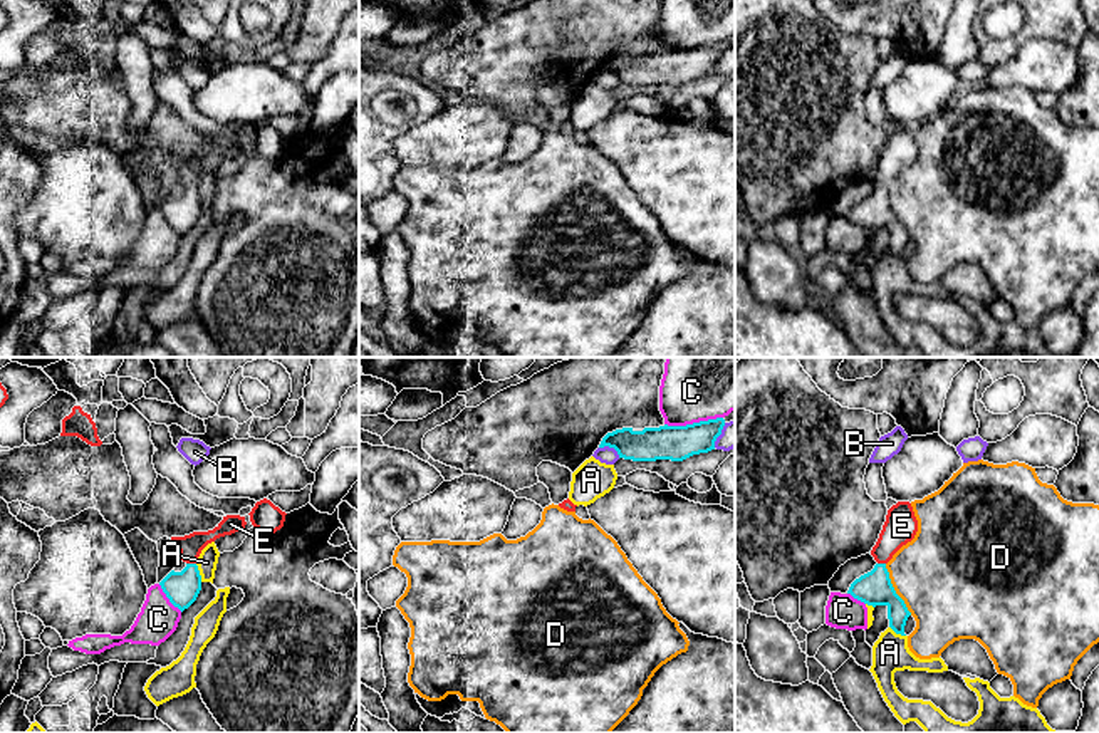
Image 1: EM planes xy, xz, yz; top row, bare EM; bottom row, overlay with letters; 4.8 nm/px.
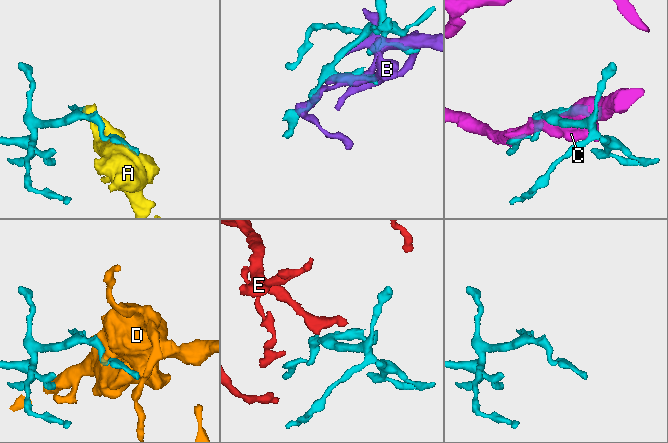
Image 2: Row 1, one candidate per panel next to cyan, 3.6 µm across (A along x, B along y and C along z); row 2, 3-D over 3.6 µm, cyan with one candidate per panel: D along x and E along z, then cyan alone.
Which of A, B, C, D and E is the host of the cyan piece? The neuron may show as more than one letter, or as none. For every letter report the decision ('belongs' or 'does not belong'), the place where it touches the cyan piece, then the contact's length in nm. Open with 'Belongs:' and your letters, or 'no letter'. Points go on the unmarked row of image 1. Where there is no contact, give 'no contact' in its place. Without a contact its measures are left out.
Belongs: E
A: does not belong; meets cyan in xy at (198, 197); contact 90 nm long
B: does not belong; meets cyan in xz at (611, 71); contact 120 nm long
C: does not belong; meets cyan in xz at (693, 47); contact 280 nm long
D: does not belong; meets cyan in yz at (893, 213); contact 280 nm long
E: belongs; meets cyan in xy at (192, 188); contact 50 nm long

